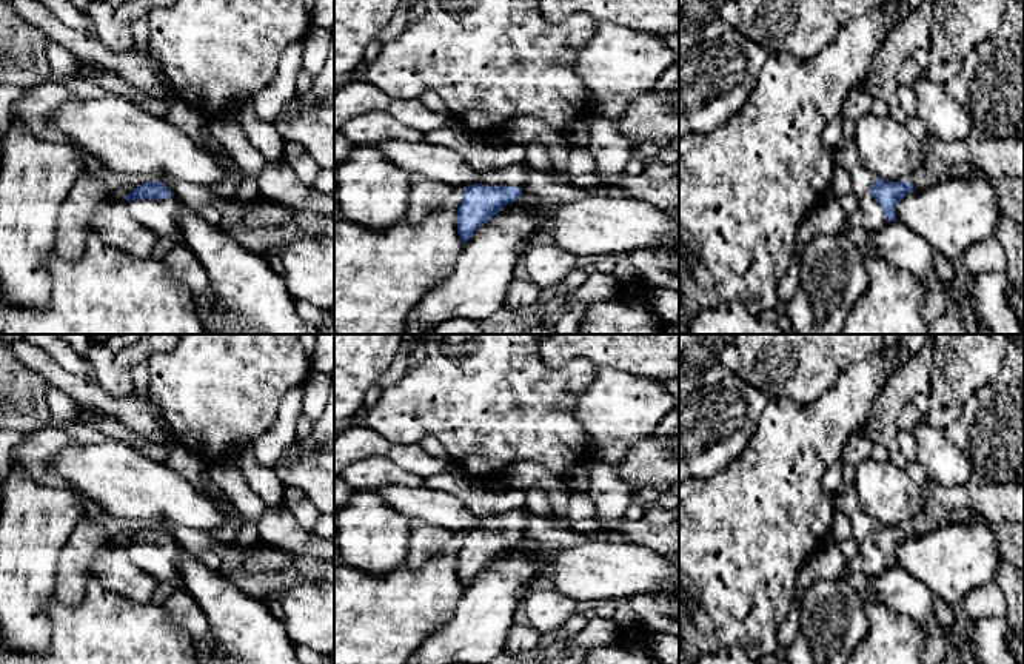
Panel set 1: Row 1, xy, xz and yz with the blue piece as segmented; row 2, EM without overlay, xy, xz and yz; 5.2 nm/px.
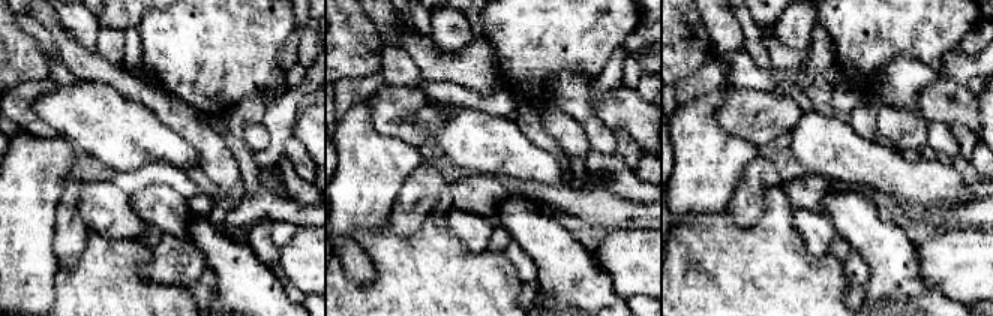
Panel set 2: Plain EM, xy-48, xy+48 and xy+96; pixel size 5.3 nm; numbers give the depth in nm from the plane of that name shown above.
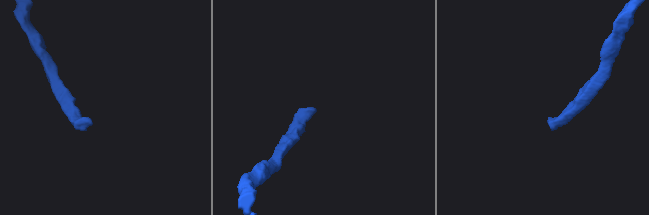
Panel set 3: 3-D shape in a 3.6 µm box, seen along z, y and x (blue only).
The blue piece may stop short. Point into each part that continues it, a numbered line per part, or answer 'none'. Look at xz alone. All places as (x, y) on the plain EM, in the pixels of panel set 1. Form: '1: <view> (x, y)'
1: xz (516, 519)

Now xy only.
1: xy (160, 561)

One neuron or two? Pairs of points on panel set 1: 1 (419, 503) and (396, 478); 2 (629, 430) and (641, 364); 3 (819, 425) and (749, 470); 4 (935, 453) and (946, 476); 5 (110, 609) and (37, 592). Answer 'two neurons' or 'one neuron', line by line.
1: two neurons
2: two neurons
3: one neuron
4: one neuron
5: two neurons

